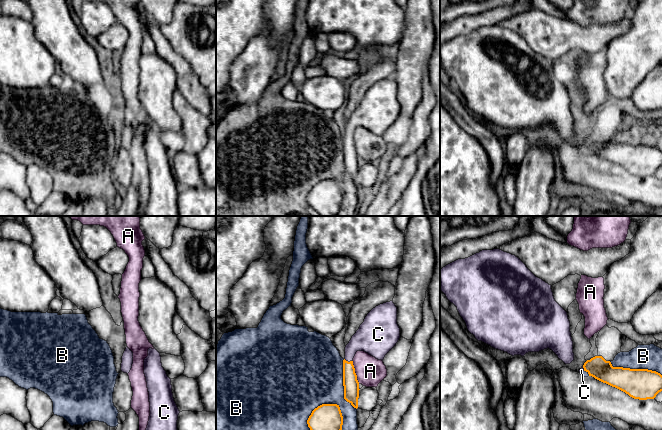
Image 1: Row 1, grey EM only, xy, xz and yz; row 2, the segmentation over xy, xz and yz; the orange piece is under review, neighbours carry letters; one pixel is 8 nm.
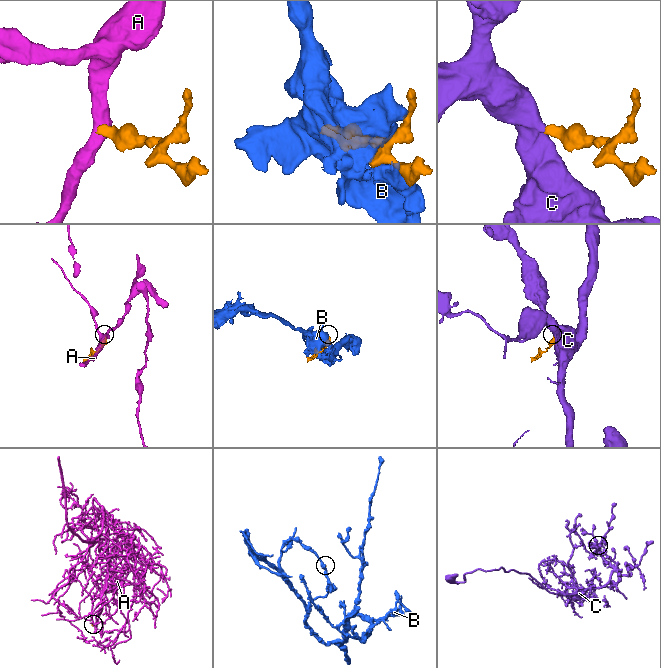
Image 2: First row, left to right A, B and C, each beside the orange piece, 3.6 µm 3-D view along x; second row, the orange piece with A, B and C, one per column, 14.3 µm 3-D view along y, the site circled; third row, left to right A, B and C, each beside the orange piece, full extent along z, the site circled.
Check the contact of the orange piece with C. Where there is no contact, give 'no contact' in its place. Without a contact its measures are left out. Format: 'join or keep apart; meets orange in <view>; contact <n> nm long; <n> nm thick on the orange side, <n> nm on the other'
join; meets orange in xz; contact 80 nm long; 130 nm thick on the orange side, 220 nm on the other

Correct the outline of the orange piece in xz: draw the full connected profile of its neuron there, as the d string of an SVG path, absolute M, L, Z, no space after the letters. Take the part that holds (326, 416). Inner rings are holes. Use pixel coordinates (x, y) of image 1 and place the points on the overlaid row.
M339 405L318 406L312 411L307 424L310 430L342 430L343 416Z

